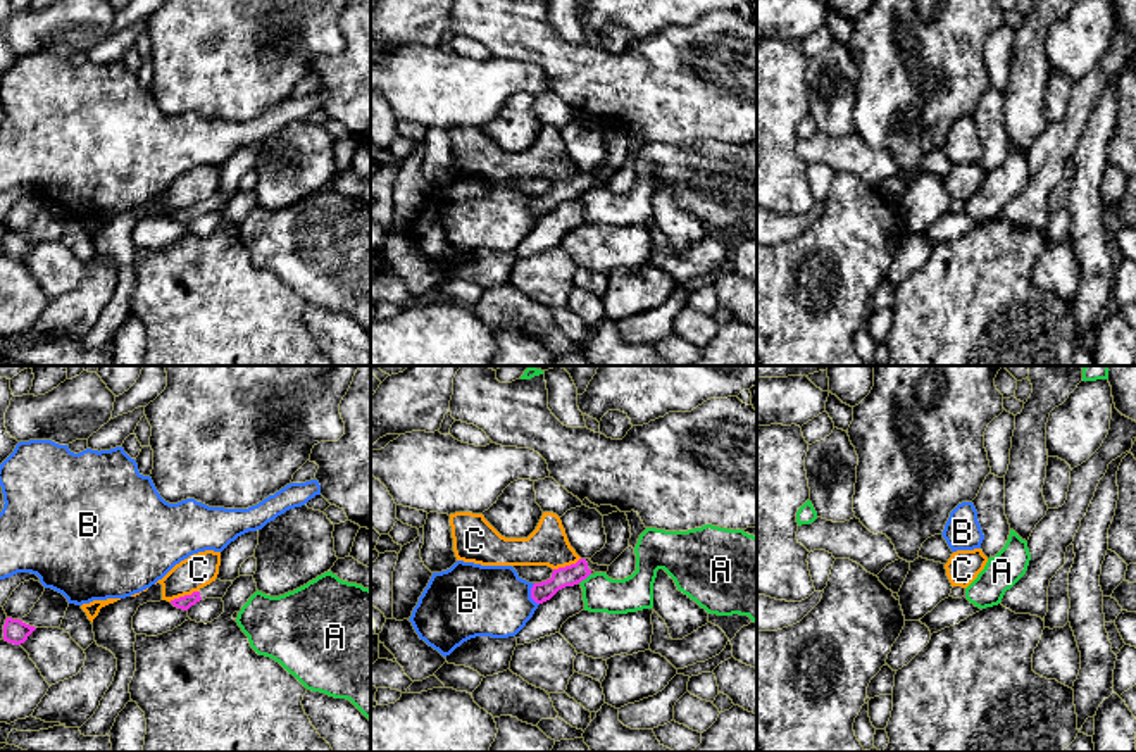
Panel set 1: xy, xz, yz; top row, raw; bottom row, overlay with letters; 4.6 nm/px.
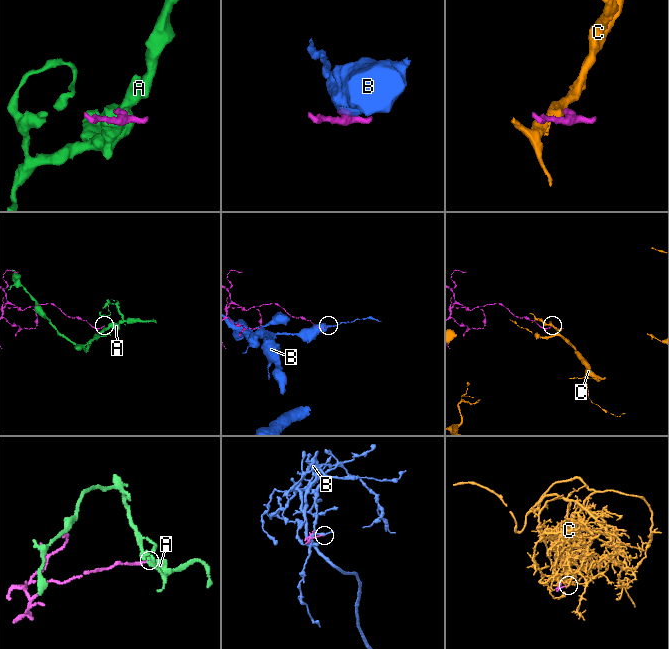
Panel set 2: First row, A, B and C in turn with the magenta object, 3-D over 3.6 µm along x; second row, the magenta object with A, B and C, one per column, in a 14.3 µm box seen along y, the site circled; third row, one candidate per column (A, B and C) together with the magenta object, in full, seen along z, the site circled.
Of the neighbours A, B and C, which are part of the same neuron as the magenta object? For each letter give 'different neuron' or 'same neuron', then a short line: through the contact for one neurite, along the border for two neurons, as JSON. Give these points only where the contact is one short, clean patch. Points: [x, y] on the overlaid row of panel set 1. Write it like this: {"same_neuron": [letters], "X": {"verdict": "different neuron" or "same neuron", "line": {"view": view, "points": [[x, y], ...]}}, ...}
{"same_neuron": [], "A": {"verdict": "different neuron", "line": {"view": "xz", "points": [[590, 573], [580, 583]]}}, "B": {"verdict": "different neuron"}, "C": {"verdict": "different neuron", "line": {"view": "xy", "points": [[197, 590], [169, 601]]}}}

